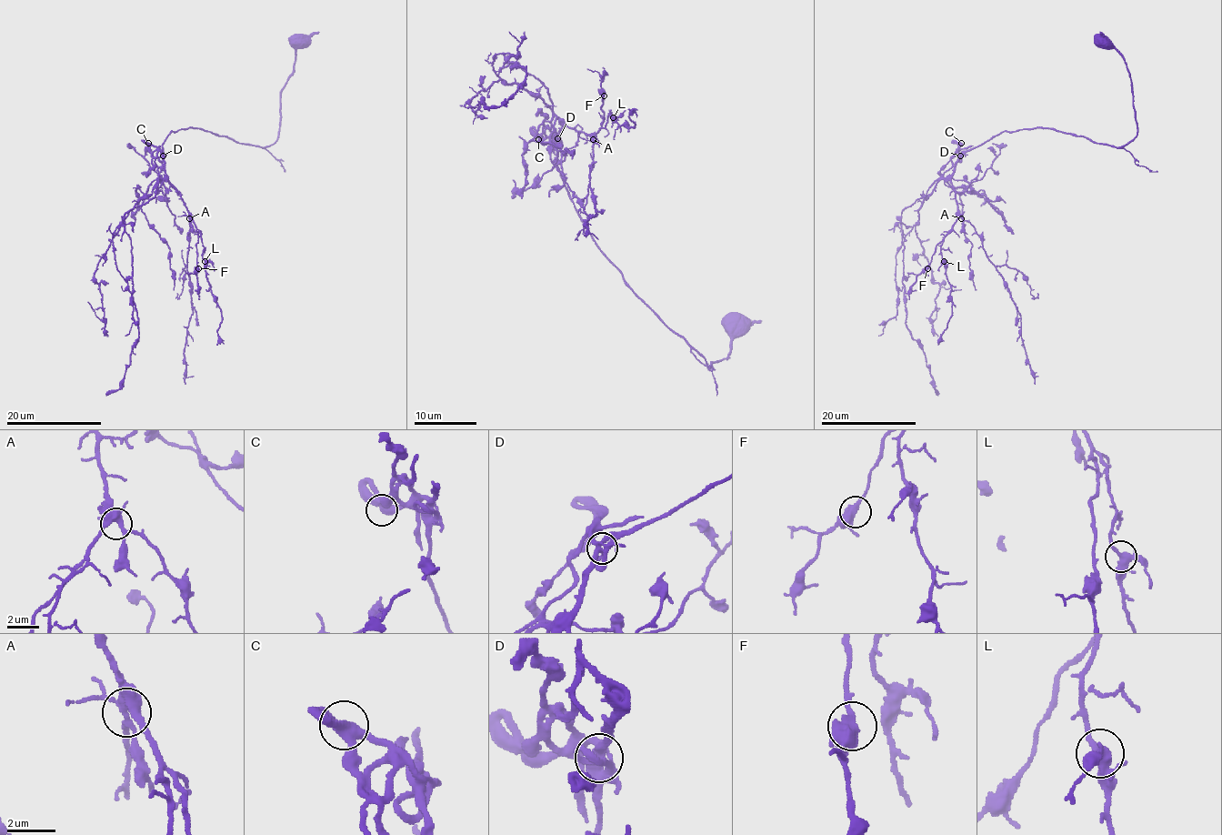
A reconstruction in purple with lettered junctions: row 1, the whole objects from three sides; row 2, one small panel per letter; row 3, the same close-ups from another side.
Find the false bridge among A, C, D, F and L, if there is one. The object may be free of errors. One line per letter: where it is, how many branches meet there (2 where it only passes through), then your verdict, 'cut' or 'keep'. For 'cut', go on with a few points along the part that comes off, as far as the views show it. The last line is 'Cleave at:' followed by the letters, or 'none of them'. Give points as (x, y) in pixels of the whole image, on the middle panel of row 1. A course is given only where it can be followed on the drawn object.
A: (593, 139) | 5 | keep
C: (538, 139) | 3 | keep
D: (557, 138) | 5 | keep
F: (604, 95) | 4 | keep
L: (613, 117) | 5 | keep
Cleave at: none of them

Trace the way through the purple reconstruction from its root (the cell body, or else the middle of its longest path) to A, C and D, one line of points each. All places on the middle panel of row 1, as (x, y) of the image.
A: (738, 326), (727, 356), (709, 368), (633, 291), (599, 247), (557, 166), (558, 135), (565, 126), (593, 139)
C: (738, 326), (727, 356), (709, 368), (633, 291), (599, 247), (563, 182), (555, 144), (549, 137), (538, 139)
D: (738, 326), (727, 356), (711, 364), (709, 368), (706, 361), (633, 291), (593, 238), (557, 166), (557, 139)

